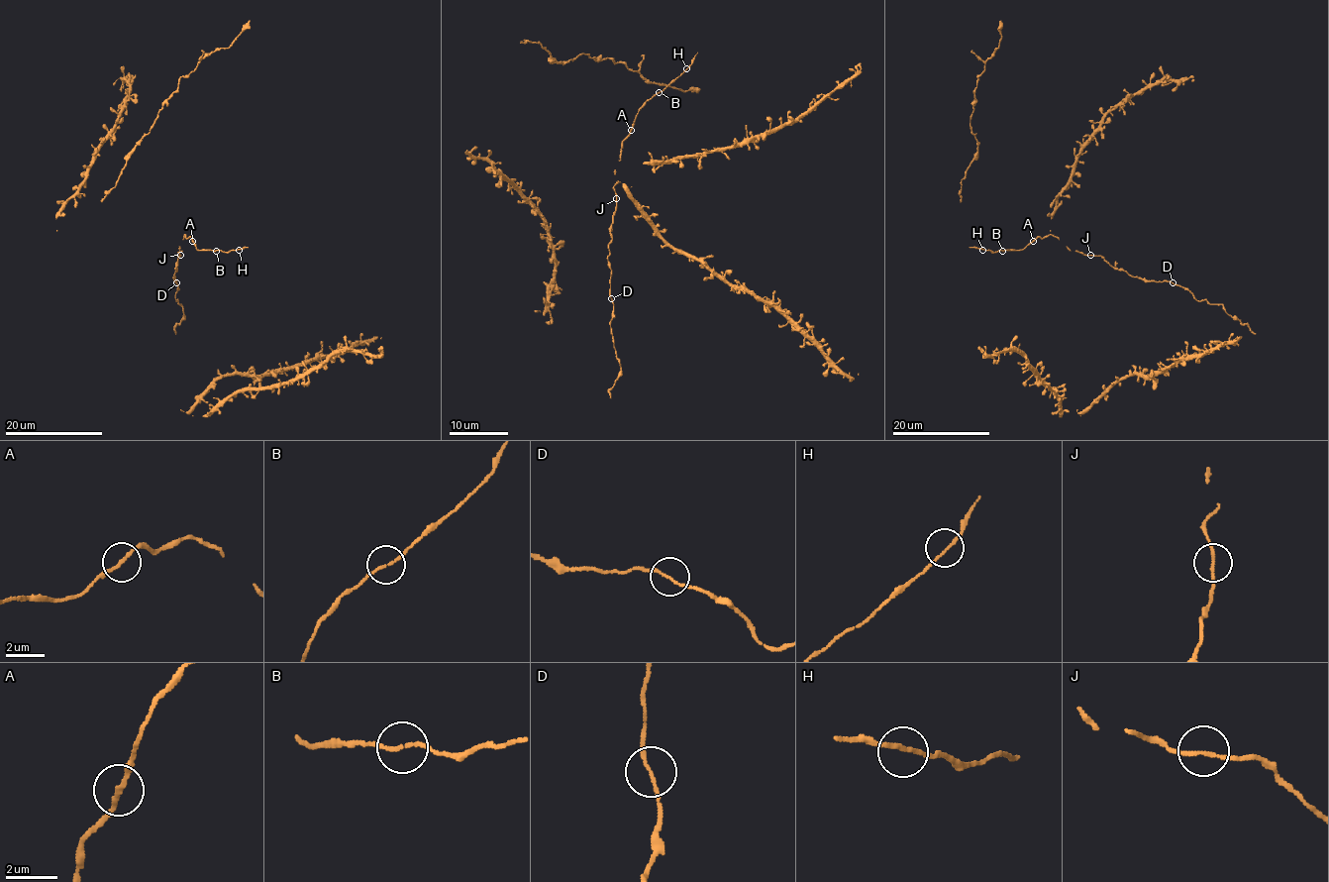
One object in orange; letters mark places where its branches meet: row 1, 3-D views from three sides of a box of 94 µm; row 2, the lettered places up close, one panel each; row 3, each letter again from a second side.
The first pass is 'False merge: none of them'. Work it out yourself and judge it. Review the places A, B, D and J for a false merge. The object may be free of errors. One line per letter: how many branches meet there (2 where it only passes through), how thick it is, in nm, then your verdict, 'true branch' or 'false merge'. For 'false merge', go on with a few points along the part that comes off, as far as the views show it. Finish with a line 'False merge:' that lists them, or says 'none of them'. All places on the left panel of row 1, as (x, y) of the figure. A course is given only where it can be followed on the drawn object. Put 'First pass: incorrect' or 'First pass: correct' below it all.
A: 2 | 180 nm | true branch
B: 2 | 140 nm | true branch
D: 2 | 140 nm | true branch
J: 2 | 160 nm | true branch
False merge: none of them
First pass: correct

